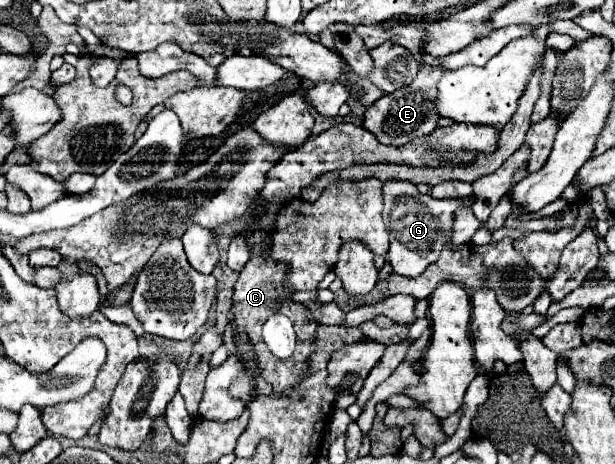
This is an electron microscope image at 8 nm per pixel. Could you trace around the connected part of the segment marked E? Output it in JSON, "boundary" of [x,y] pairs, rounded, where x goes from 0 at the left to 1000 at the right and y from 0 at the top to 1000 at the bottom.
{"boundary":[[[714,131],[688,136],[681,149],[681,162],[662,183],[662,192],[649,192],[642,200],[616,209],[603,231],[593,239],[593,265],[590,274],[626,313],[659,313],[678,295],[688,295],[694,287],[704,287],[711,278],[714,244],[711,244],[711,179],[720,166],[724,149]]]}

